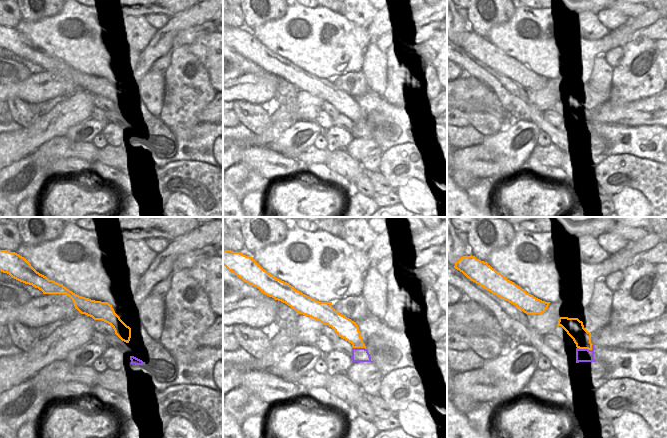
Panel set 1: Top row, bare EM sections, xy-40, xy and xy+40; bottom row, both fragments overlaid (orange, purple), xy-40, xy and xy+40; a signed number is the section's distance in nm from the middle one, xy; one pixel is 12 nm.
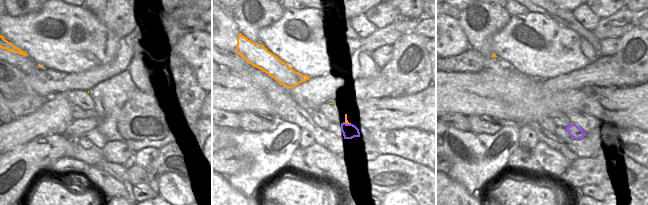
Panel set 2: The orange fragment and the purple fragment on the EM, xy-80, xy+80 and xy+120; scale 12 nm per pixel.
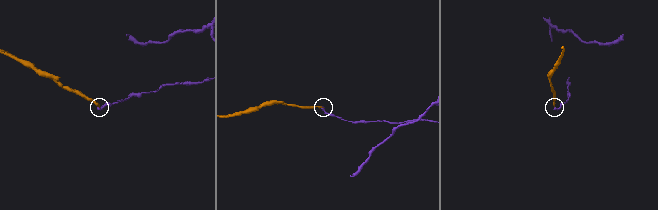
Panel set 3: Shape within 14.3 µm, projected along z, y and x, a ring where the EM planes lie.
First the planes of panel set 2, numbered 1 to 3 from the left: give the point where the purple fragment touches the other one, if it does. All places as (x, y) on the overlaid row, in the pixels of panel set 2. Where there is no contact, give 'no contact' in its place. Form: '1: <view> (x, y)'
1: no contact
2: xy+80 (347, 123)
3: no contact

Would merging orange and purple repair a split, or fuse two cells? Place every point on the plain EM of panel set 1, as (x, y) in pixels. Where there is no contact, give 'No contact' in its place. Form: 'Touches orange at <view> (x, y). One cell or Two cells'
Touches orange at xy+40 (586, 124). Two cells.

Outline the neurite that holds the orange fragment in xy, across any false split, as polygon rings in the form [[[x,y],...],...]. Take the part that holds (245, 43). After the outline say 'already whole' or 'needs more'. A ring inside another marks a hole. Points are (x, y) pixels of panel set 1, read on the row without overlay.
[[[223,25],[223,41],[263,70],[287,80],[299,90],[328,101],[339,113],[351,119],[353,124],[366,125],[356,98],[338,89],[331,82],[332,78],[320,78],[303,70],[268,49],[252,33],[240,28]]] | already whole

